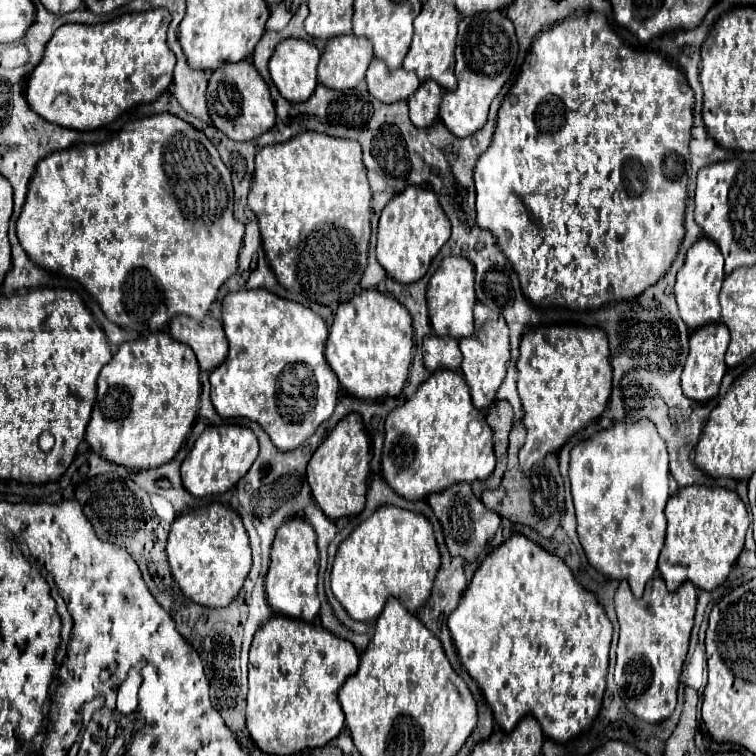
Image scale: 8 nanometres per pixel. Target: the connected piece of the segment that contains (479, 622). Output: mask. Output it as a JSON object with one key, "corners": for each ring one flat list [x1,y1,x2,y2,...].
{"corners":[[512,534,512,538,484,558,458,610,450,614,448,628,464,668,482,688,504,732,514,730,514,726,530,714,540,722,546,738,566,742,588,728,596,718,606,690,612,624,596,596,576,582,564,560,546,552,524,534]]}

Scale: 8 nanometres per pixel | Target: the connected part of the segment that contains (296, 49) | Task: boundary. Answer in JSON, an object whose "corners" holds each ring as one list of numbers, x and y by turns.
{"corners":[[286,38,276,46,268,68,274,86,286,100,304,102,312,96,318,84,318,58,318,48,300,38]]}

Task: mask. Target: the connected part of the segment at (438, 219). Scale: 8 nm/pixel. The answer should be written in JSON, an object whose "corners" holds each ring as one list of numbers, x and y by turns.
{"corners":[[408,186,404,192,396,194,382,210,376,248,378,262,394,280,402,284,416,282,426,274,432,258,440,252,448,238,450,222,440,208,436,194,426,186]]}

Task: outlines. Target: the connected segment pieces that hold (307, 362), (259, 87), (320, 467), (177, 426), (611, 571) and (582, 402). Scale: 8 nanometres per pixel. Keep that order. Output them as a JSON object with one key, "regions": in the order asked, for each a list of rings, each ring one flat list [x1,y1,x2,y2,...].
{"regions":[[[244,290,230,292,222,302,222,326,228,338,226,360,212,370,212,404,222,418,246,416,262,426,278,450,294,450,316,428,328,420,338,400,338,378,324,360,324,344,328,338,326,322,308,306,292,300,284,300,268,290]],[[248,60,222,64,218,70,214,70,206,94,208,94,208,112,212,124,232,140,254,140,262,136,266,130,270,130,276,122,270,90,262,80,262,76,252,66,252,62]],[[348,414,346,418,342,418,312,454,308,464,308,482,316,504,330,520,342,516,356,516,364,510,370,458,370,440,366,436,360,414]],[[156,332,142,340,124,342,98,376,98,396,92,420,86,428,86,442,96,454,102,454,106,460,126,468,146,470,150,466,162,466,162,462,174,458,190,432,198,414,198,400,200,366,190,346,182,346,182,342,170,338,168,332]],[[646,418,646,420,638,420,638,422,616,422,612,428,606,428,606,430,600,430,596,432,594,436,590,436,588,440,582,440,578,442,574,448,572,448,572,454,570,454,570,482,572,482,572,498,574,498,574,508,576,508,576,520,578,520,578,538,582,542,582,548,586,552,586,558,588,562,602,574,610,576,610,578,616,578,616,580,626,580,632,588,632,592,642,598,642,592,644,592,644,586,646,582,654,576,654,570,656,570,656,562,658,562,658,554,664,546,664,534,666,534,666,516,664,516,664,506,668,502,668,478,670,478,670,472,668,472,668,452,666,452,666,442,660,438,656,426]],[[540,326,522,336,518,358,518,394,524,408,522,422,528,430,526,442,520,450,522,470,530,470,546,454,558,452,574,432,578,432,604,412,612,386,612,368,608,356,610,350,606,332,598,330,596,326]]]}

